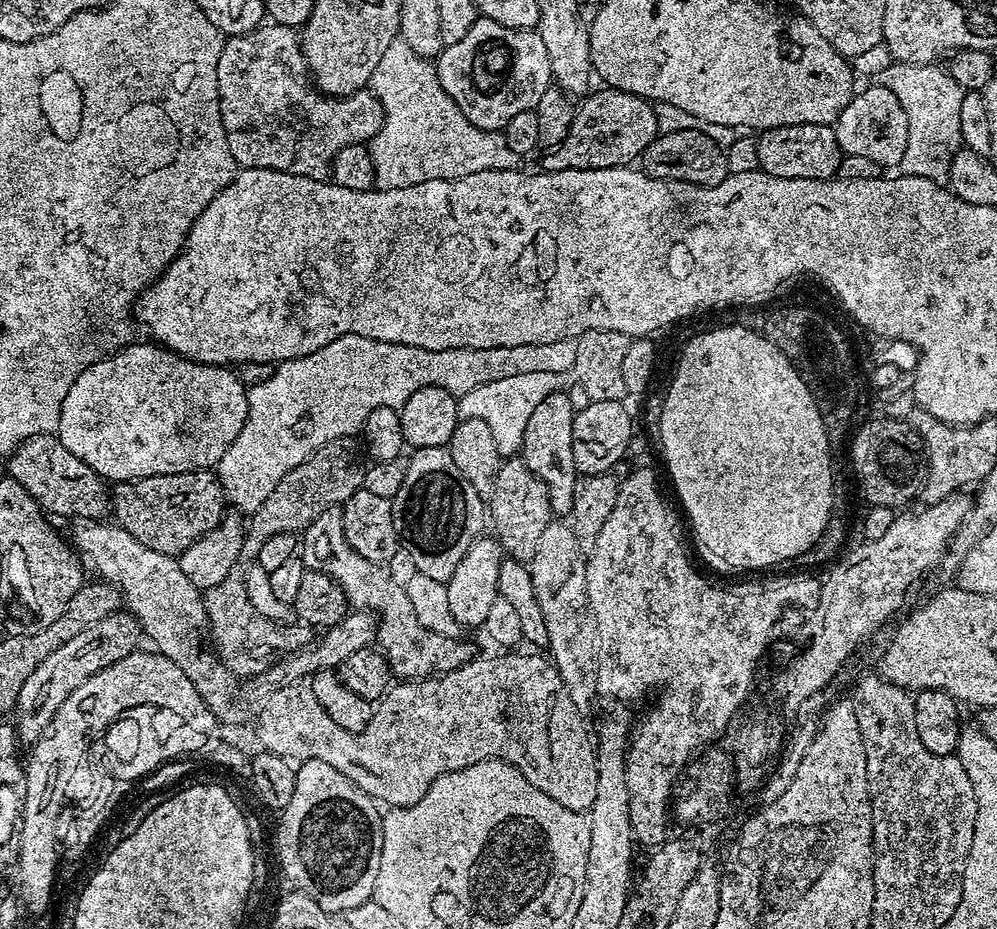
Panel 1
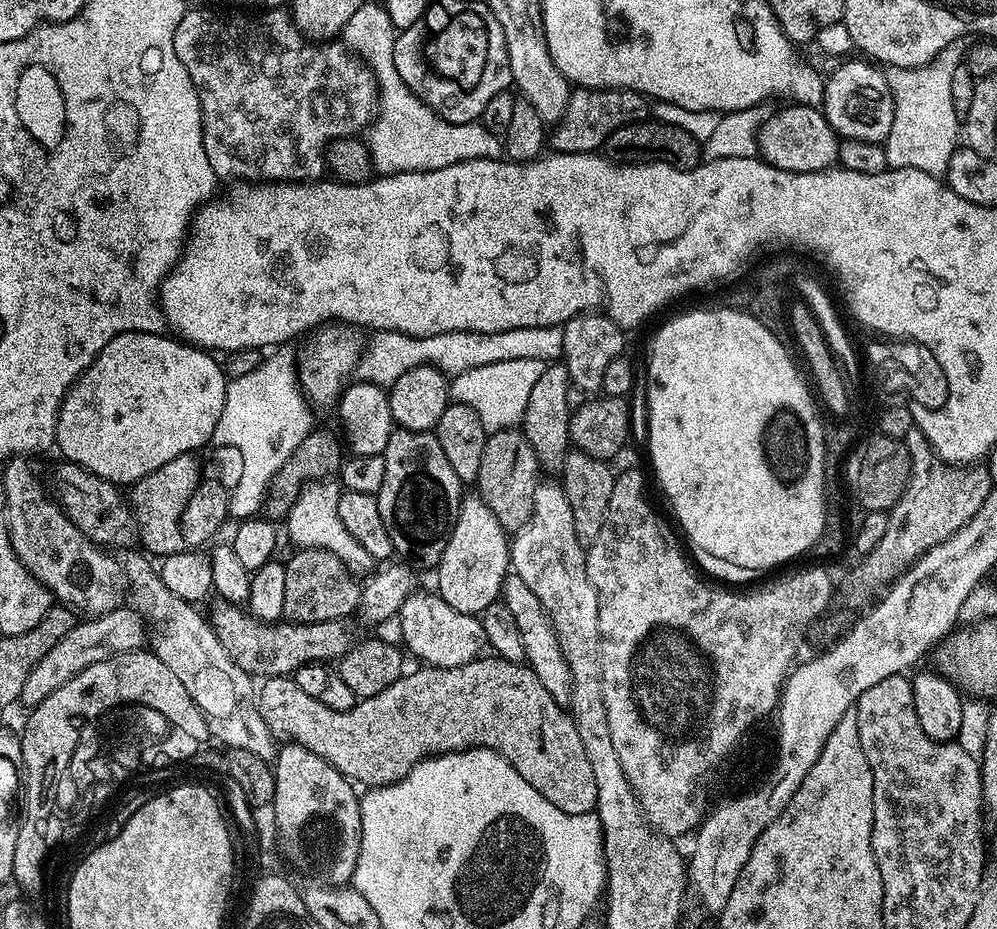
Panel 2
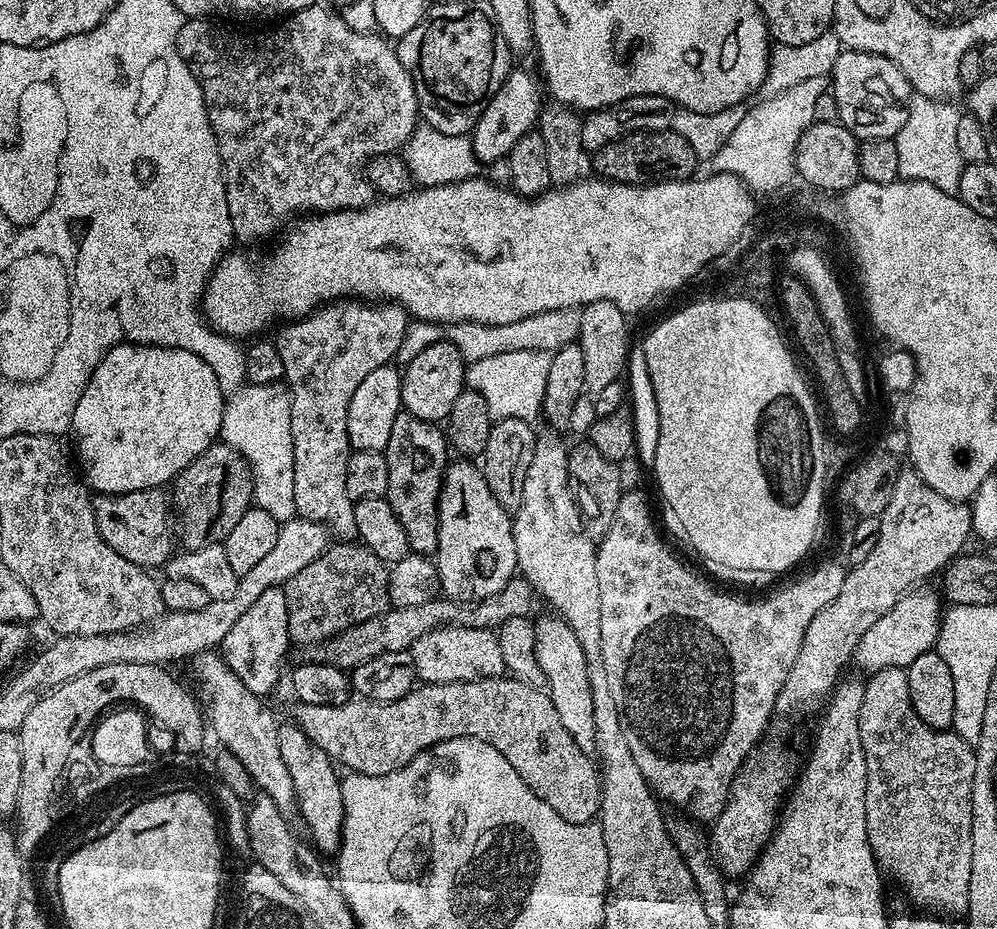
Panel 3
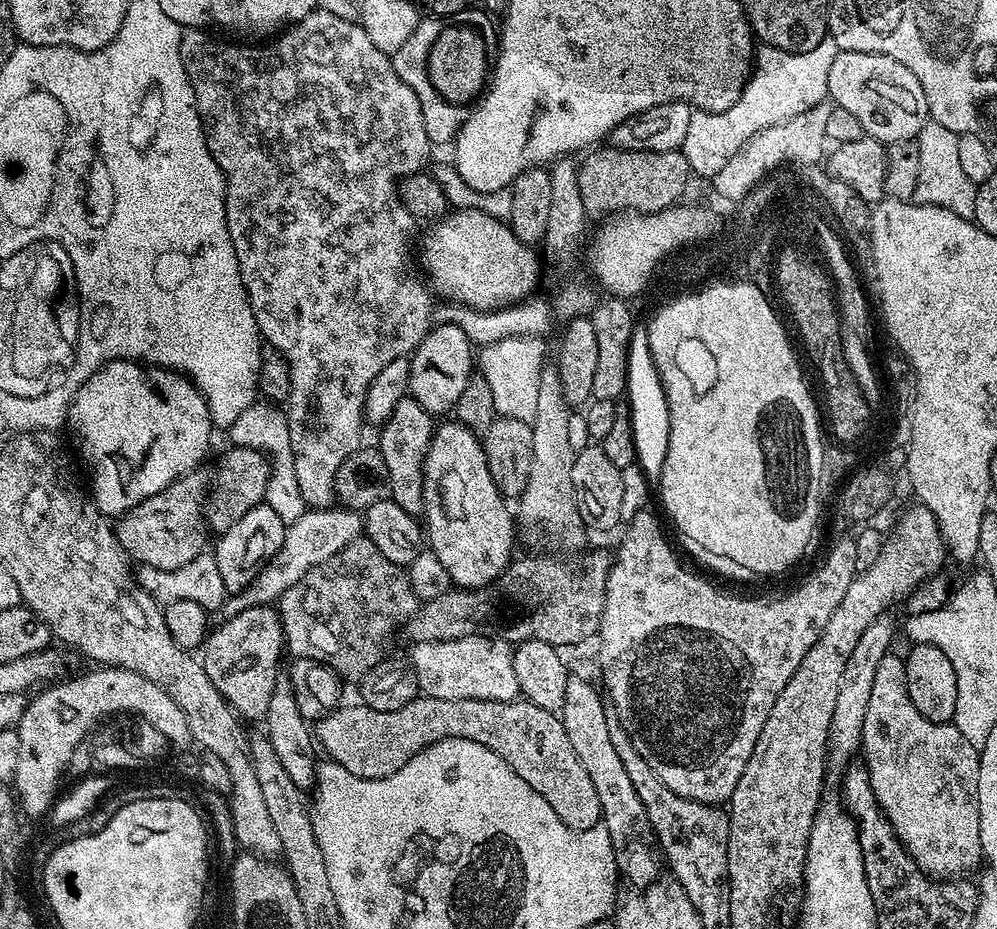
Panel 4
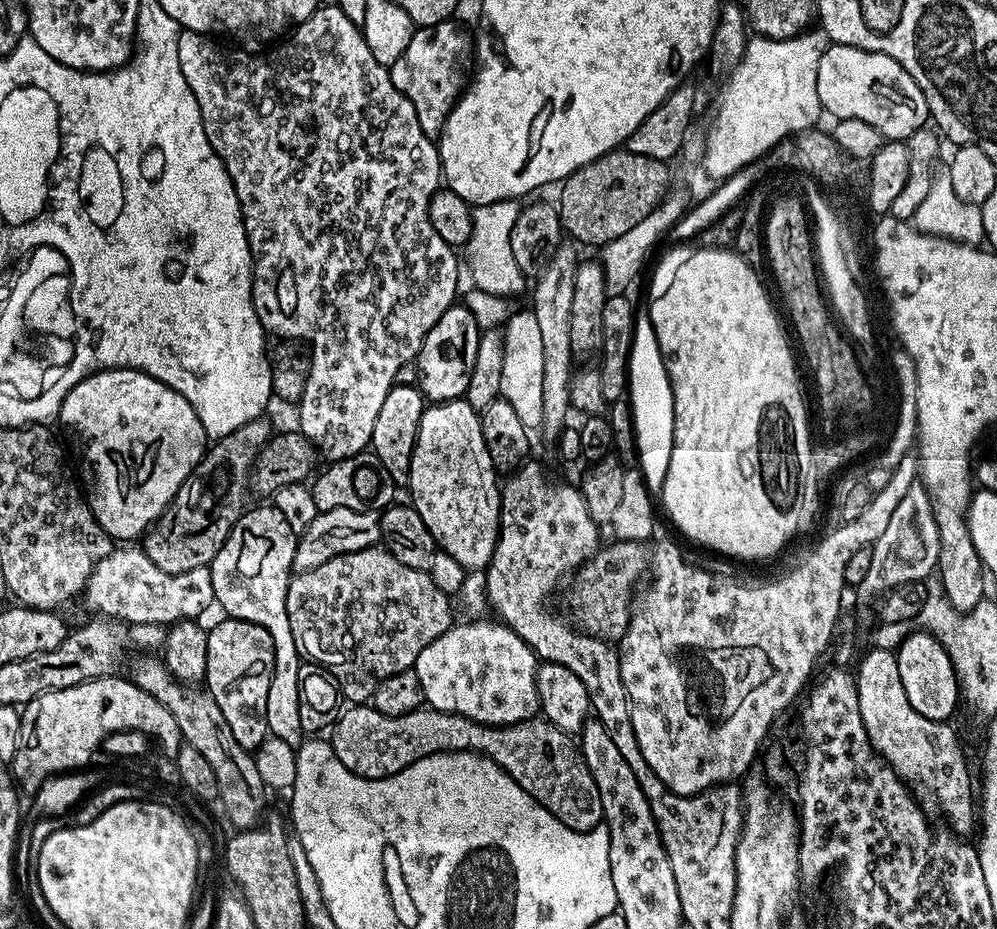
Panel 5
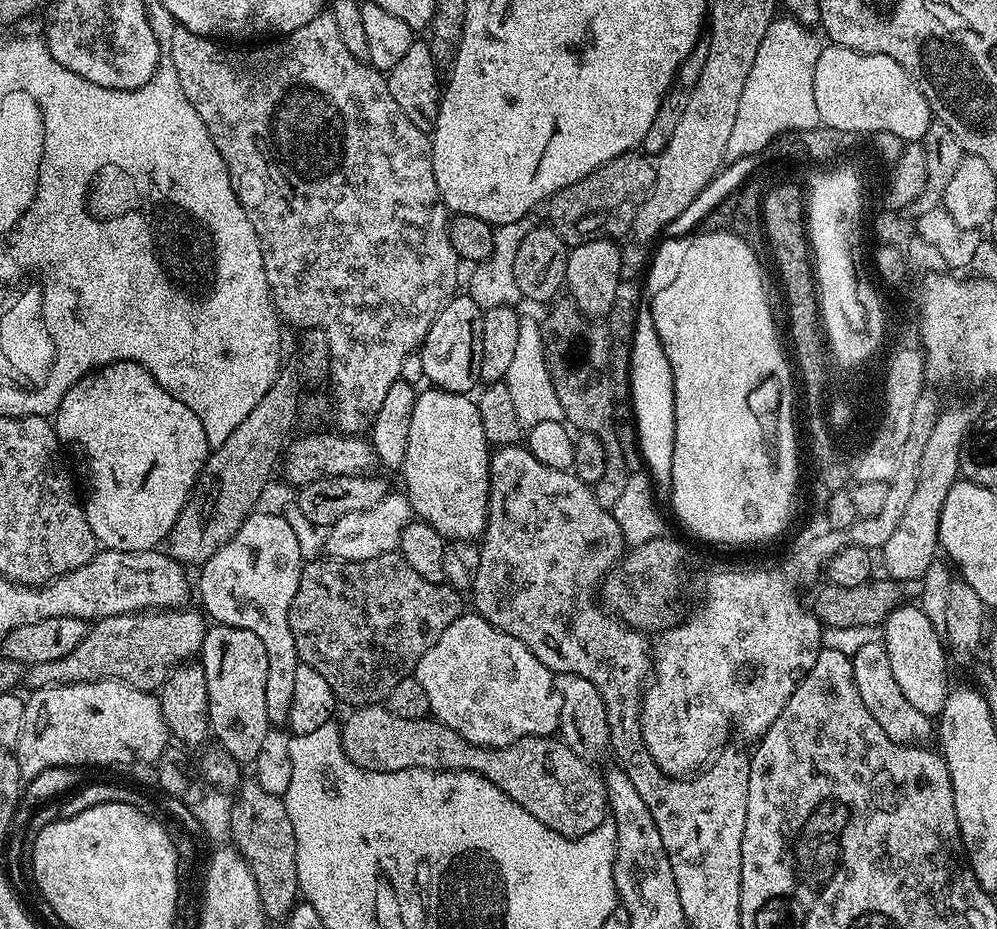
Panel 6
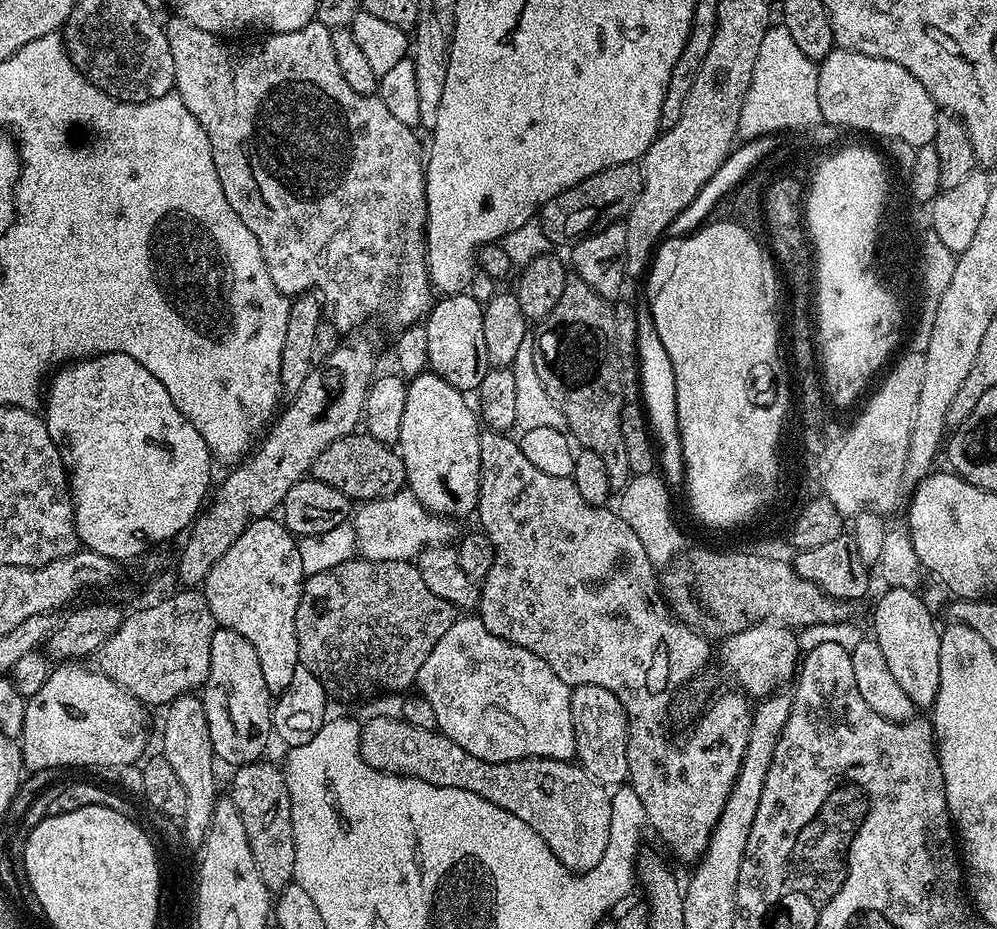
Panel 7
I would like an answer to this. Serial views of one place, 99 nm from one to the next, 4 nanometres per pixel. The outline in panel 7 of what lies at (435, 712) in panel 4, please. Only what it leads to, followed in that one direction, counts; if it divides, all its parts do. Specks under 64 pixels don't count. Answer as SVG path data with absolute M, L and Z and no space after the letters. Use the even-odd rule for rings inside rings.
M376 716L373 720L363 721L360 730L360 753L366 766L379 772L387 772L389 776L409 776L422 782L430 782L434 786L470 790L486 798L486 802L494 802L494 806L510 810L514 818L522 818L522 822L526 822L530 830L538 833L542 842L550 846L554 858L558 858L558 862L562 862L562 866L566 866L573 874L589 872L600 861L610 842L613 797L608 796L609 789L605 785L590 779L579 763L531 756L525 760L491 764L482 758L474 758L474 754L462 750L462 746L458 746L439 730L422 730L418 726L410 726L402 718L393 716Z

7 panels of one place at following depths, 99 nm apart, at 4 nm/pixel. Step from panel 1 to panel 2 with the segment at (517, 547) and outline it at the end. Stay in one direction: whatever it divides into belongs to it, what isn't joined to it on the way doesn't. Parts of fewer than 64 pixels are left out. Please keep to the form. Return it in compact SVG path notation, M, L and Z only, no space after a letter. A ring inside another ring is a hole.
M519 427L506 428L502 432L489 435L484 447L480 474L474 484L475 487L480 487L480 499L494 514L494 518L498 518L505 532L515 534L530 522L536 490L542 480L540 472L542 473L542 465L536 459L536 452Z

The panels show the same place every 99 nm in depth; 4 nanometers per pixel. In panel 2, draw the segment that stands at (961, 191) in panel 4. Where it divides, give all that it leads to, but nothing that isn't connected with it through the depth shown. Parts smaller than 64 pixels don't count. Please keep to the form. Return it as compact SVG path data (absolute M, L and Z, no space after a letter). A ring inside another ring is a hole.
M965 39L957 40L946 48L942 48L931 64L925 64L916 69L889 69L887 71L888 85L895 102L894 123L884 141L889 169L918 169L938 177L943 177L947 173L960 144L960 114L951 97L951 79L954 70L965 61L969 47Z

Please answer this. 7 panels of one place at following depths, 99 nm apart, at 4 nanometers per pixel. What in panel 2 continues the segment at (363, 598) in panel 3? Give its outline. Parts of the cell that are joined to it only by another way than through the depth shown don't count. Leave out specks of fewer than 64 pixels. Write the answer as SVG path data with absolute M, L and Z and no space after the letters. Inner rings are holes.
M305 547L299 549L289 561L284 564L286 570L286 606L284 616L294 624L313 624L327 620L344 620L355 613L360 607L360 591L362 584L351 570L342 563L336 555L321 548Z

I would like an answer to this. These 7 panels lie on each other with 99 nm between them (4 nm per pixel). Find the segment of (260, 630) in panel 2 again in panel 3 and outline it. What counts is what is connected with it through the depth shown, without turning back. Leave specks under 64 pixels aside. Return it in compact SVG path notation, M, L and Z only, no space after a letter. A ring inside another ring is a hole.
M514 578L498 594L471 606L461 607L457 601L437 598L430 602L422 602L422 606L389 607L371 616L366 622L358 622L354 626L344 628L337 635L309 647L306 656L308 660L319 664L332 664L335 668L351 670L378 654L408 652L420 633L445 624L454 624L459 621L461 624L467 624L469 628L499 629L500 625L510 618L528 616L531 613L532 600L534 601L534 591L531 585L523 578Z

